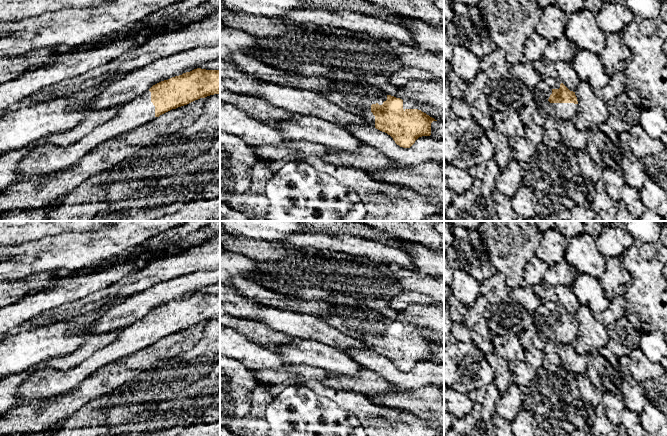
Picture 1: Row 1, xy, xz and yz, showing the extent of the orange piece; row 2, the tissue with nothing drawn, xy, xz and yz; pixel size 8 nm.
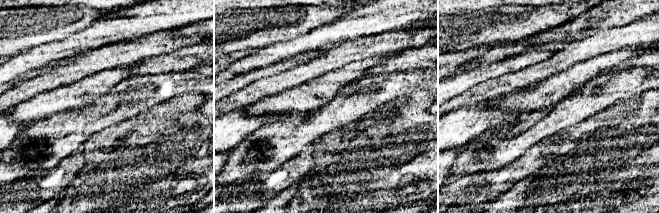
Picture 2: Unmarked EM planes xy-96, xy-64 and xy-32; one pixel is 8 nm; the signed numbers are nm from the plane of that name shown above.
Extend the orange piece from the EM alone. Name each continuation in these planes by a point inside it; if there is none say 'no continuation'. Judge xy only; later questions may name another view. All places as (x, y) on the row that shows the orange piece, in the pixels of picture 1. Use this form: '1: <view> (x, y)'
1: xy (46, 158)

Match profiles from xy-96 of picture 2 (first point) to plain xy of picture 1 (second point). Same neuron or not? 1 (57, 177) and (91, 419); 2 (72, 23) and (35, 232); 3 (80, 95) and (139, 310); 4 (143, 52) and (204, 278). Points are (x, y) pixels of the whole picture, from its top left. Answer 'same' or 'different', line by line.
1: different
2: different
3: same
4: different

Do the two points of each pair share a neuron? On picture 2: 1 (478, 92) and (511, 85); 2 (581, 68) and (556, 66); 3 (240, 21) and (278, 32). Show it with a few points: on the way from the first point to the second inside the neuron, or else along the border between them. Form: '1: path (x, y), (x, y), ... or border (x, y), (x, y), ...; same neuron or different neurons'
1: path (486, 91), (503, 85); same neuron
2: border (589, 58), (576, 62), (546, 77); different neurons
3: path (249, 27), (269, 27); same neuron

